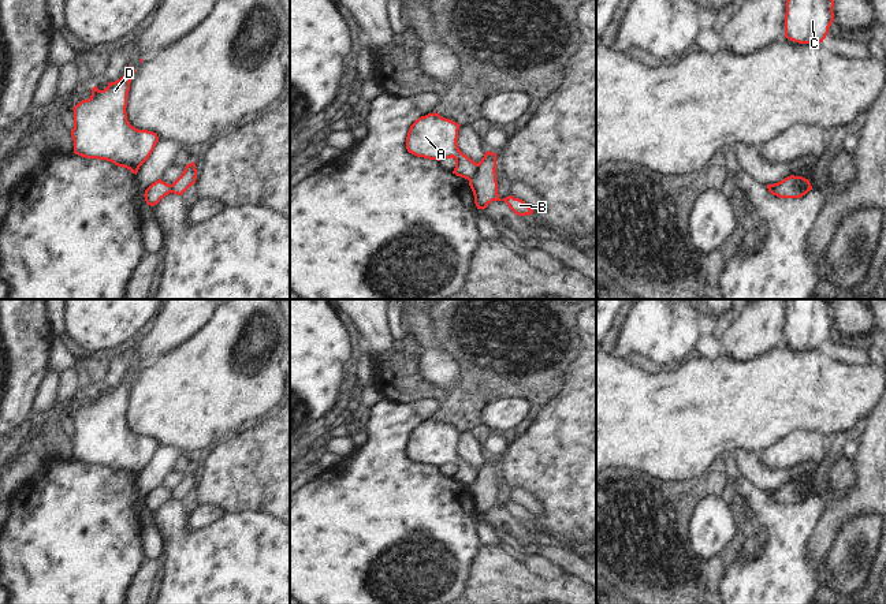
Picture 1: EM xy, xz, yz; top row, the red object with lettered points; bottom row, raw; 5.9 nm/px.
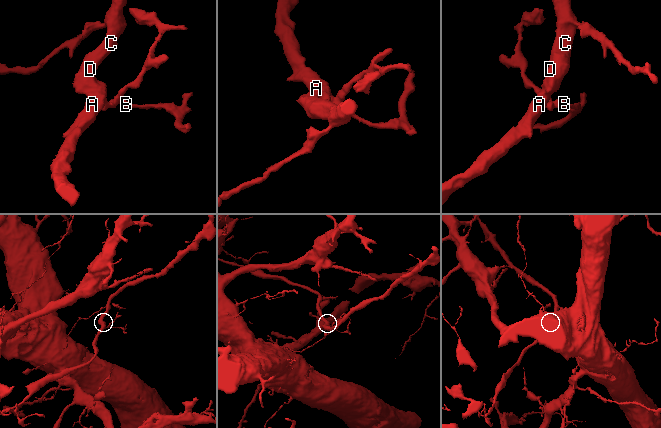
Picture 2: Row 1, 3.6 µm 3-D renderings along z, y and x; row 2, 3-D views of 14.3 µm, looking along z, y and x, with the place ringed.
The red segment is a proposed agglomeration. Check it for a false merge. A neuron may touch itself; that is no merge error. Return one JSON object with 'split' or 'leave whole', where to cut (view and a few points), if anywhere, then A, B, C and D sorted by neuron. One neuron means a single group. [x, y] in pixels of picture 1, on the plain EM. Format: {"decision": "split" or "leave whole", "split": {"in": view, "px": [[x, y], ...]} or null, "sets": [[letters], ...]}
{"decision": "split", "split": {"in": "xz", "px": [[477, 470], [477, 476], [468, 485]]}, "sets": [["A", "C", "D"], ["B"]]}

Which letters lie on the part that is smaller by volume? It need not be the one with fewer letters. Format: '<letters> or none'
B

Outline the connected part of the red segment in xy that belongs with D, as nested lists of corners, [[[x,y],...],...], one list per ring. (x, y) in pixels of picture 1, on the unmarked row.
[[[129,372],[120,385],[108,388],[104,396],[94,392],[92,402],[72,414],[71,443],[75,461],[107,466],[137,481],[159,443],[153,437],[133,433],[127,426],[127,400],[134,379]]]

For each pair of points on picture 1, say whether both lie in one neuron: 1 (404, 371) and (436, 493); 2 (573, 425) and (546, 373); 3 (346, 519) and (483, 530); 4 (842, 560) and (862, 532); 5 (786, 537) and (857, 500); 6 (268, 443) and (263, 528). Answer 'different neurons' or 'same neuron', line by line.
1: different neurons
2: different neurons
3: different neurons
4: same neuron
5: different neurons
6: different neurons

